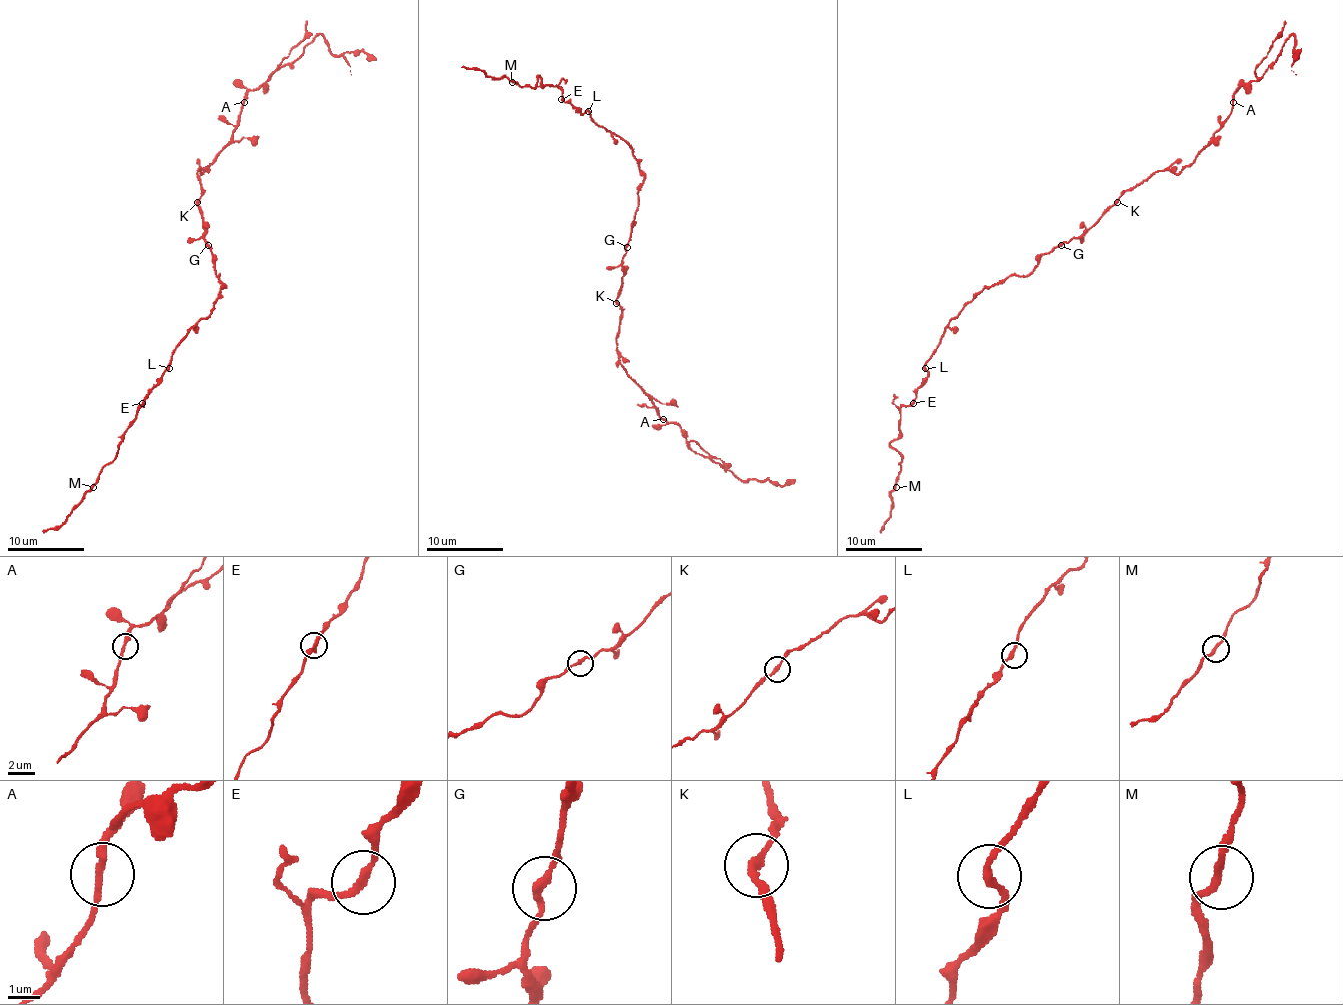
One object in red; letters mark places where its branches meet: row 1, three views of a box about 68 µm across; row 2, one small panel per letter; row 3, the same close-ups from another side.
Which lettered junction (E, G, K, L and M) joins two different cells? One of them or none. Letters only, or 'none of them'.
none of them

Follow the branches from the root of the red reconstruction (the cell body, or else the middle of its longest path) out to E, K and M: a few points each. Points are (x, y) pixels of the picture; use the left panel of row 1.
E: (206, 243), (213, 257), (215, 274), (225, 286), (211, 312), (194, 326), (175, 349), (162, 380), (142, 403)
K: (206, 243), (204, 217), (198, 201)
M: (206, 243), (215, 274), (225, 284), (221, 295), (175, 349), (167, 370), (93, 487)

